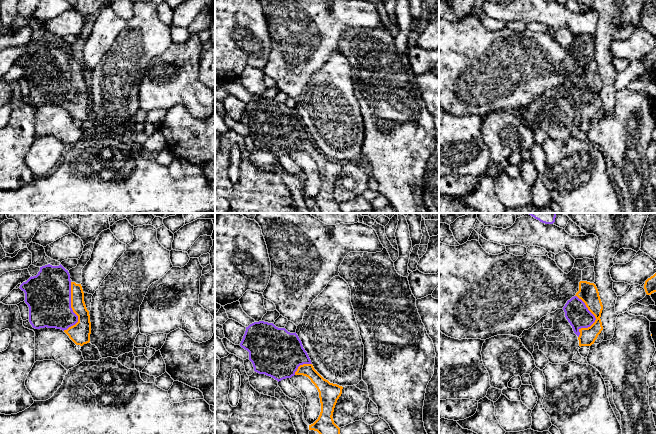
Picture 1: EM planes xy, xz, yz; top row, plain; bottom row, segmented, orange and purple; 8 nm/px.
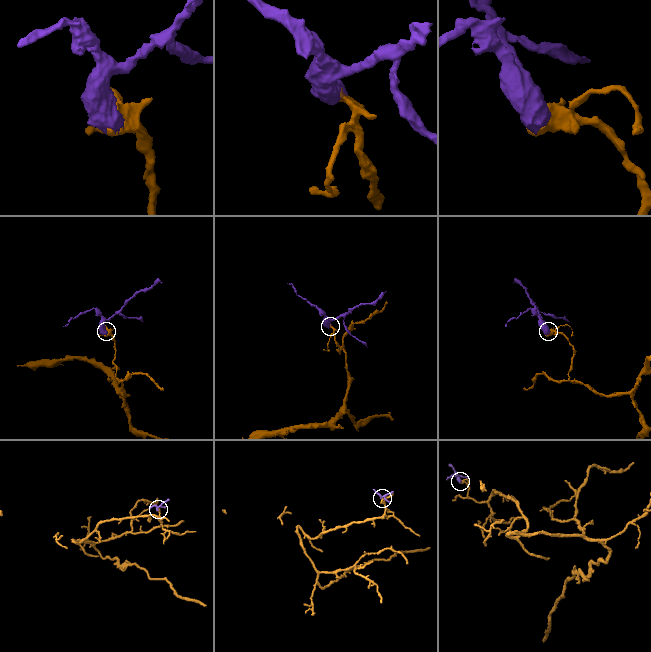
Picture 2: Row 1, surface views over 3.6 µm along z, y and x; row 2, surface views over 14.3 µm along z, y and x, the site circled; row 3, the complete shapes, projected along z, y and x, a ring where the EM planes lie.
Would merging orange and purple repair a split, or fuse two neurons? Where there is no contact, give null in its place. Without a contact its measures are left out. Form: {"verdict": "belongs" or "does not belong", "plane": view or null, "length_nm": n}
{"verdict": "belongs", "plane": "xy", "length_nm": 400}

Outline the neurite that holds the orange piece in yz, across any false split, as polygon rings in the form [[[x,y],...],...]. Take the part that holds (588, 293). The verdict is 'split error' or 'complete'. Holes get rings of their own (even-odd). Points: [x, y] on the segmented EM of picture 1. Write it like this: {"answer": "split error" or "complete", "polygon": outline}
{"answer": "split error", "polygon": [[[580,281],[579,291],[574,297],[567,301],[563,310],[565,312],[566,319],[573,328],[574,333],[578,336],[579,346],[591,346],[594,344],[598,335],[603,330],[600,319],[603,305],[596,285],[587,281]]]}

